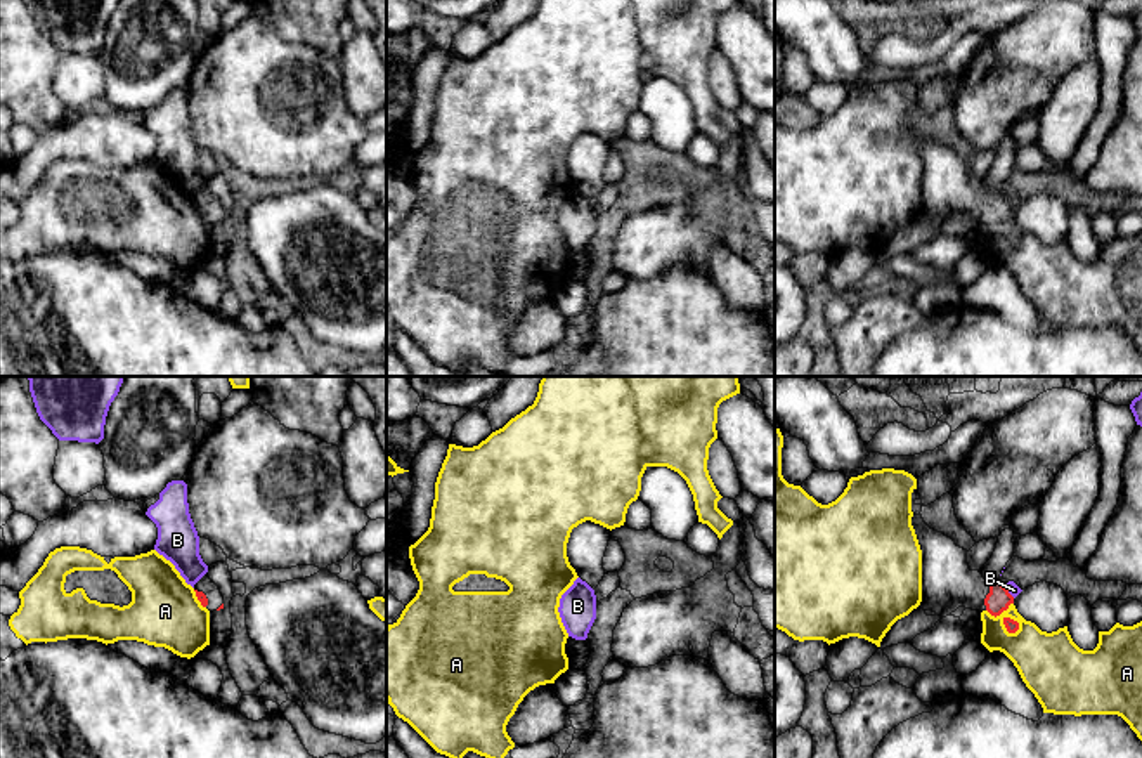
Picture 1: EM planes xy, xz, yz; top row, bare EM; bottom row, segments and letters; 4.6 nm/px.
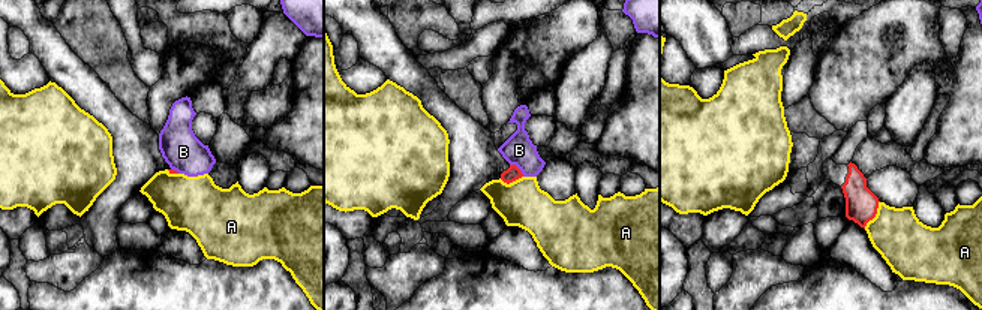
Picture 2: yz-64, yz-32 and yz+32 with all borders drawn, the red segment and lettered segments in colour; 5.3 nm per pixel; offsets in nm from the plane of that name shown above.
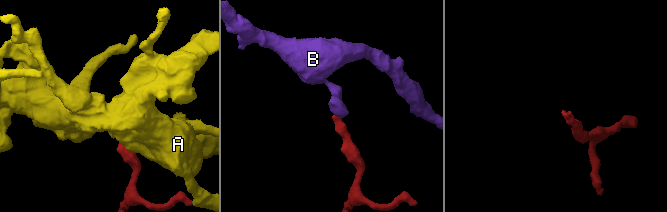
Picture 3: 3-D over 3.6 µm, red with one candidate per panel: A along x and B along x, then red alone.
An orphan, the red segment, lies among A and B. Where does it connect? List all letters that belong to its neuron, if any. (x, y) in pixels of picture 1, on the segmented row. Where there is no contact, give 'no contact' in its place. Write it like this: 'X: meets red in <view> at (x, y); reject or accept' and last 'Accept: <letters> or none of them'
A: meets red in yz at (1005, 627); reject
B: meets red in yz at (1007, 590); reject
Accept: none of them

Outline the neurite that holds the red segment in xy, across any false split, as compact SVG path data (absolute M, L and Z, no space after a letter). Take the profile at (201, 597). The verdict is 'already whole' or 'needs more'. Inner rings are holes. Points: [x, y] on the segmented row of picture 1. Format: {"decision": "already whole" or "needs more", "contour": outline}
{"decision": "needs more", "contour": "M204 574L196 585L194 591L203 607L210 612L224 609L224 597L218 586Z"}

